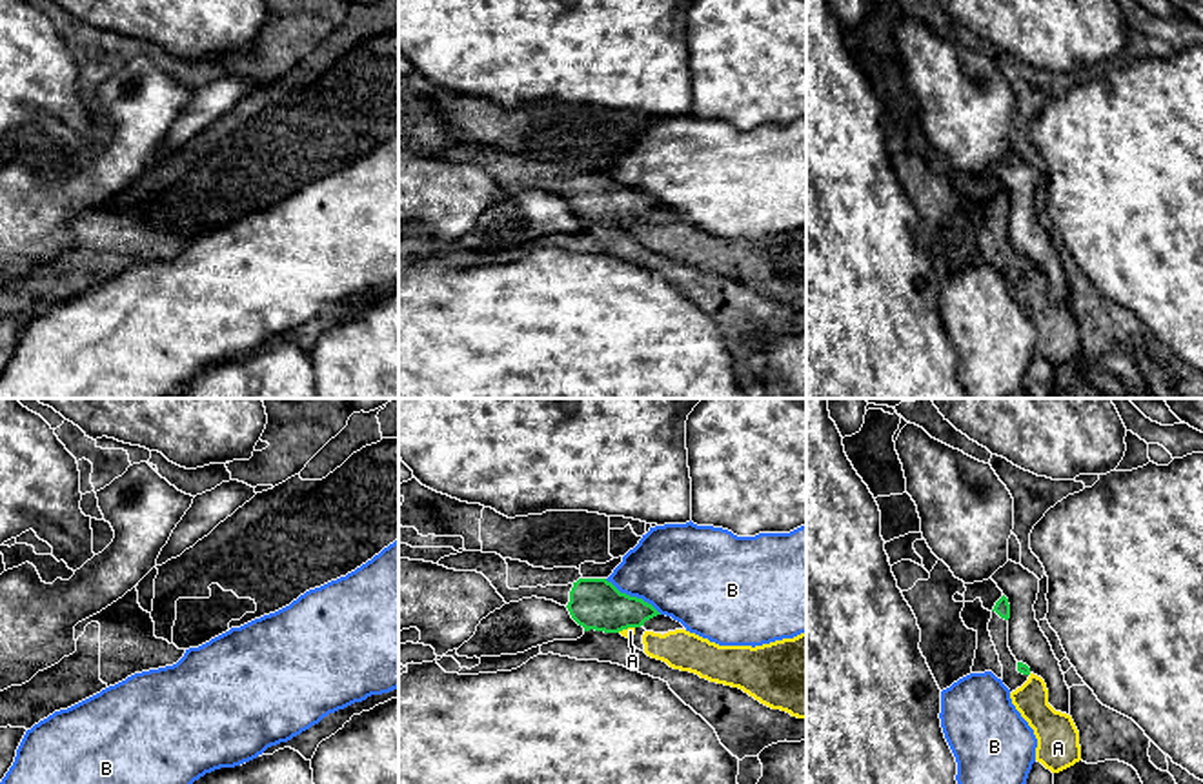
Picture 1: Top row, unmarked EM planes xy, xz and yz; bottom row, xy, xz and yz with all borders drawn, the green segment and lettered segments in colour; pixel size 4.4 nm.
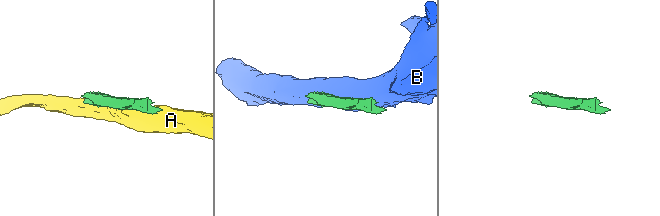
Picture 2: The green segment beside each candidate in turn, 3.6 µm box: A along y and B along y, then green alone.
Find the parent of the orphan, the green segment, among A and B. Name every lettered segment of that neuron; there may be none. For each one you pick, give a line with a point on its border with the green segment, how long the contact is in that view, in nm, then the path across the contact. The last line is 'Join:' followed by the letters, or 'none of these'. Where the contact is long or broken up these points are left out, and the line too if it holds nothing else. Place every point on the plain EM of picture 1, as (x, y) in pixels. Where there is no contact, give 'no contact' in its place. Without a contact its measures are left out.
Join: none of these

